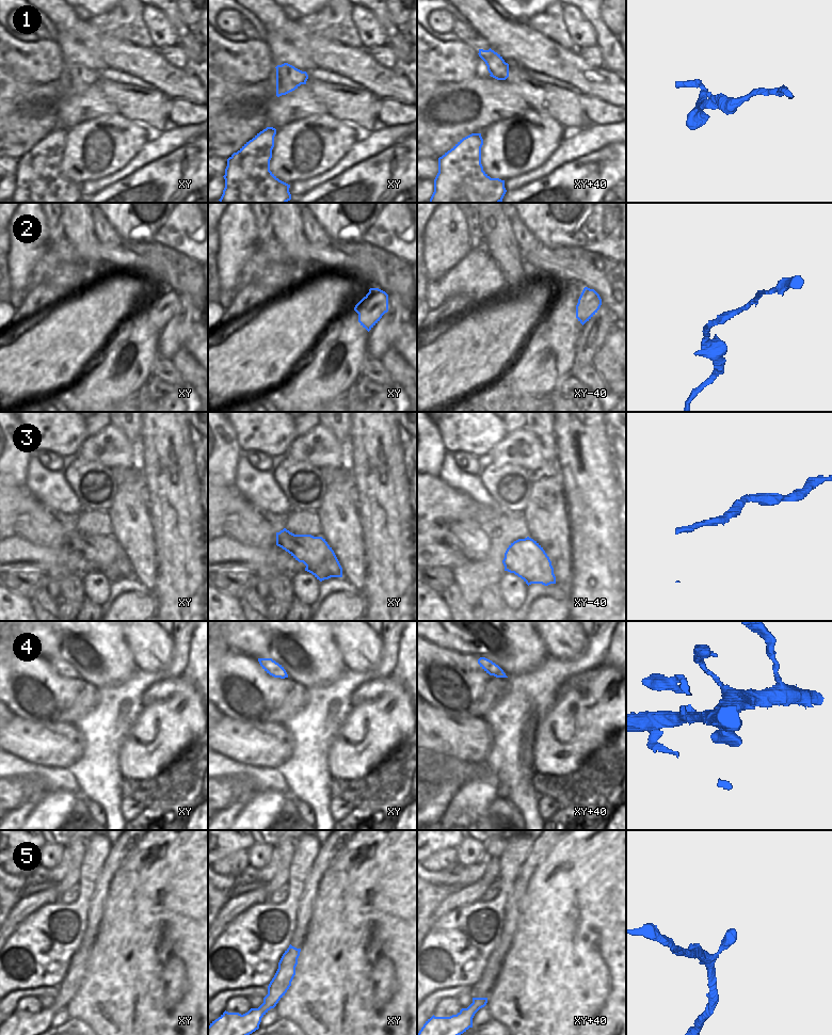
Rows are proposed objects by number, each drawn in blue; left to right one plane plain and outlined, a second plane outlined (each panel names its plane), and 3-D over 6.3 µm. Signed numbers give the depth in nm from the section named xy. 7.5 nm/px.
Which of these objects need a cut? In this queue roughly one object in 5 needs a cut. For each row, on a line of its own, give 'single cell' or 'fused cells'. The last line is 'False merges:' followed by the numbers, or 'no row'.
1: fused cells
2: single cell
3: single cell
4: single cell
5: single cell
False merges: 1

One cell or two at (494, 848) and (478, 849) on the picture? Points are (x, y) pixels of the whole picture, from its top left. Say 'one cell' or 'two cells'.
two cells

